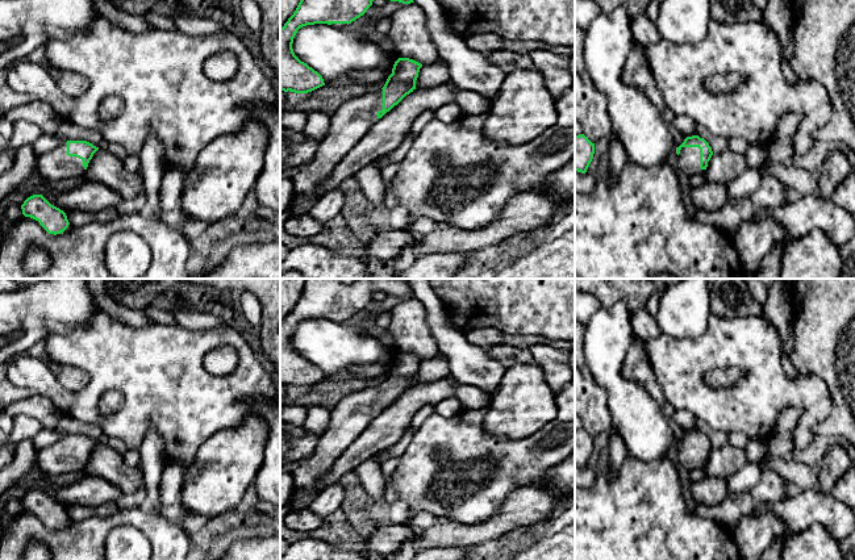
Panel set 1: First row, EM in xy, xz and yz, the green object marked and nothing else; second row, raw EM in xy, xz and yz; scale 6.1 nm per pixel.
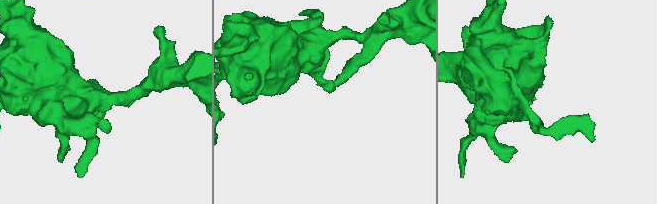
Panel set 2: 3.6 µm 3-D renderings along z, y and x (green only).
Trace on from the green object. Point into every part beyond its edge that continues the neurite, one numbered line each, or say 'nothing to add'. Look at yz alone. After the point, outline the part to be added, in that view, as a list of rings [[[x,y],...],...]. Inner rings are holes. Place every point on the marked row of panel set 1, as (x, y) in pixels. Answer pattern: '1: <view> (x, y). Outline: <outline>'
1: yz (688, 158). Outline: [[[681,147],[677,155],[680,170],[688,175],[704,175],[705,170],[700,168],[700,149],[698,147]]]

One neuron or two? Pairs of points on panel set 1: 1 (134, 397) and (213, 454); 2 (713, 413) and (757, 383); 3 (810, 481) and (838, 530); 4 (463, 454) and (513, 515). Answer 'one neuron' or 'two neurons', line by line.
1: two neurons
2: one neuron
3: two neurons
4: two neurons

